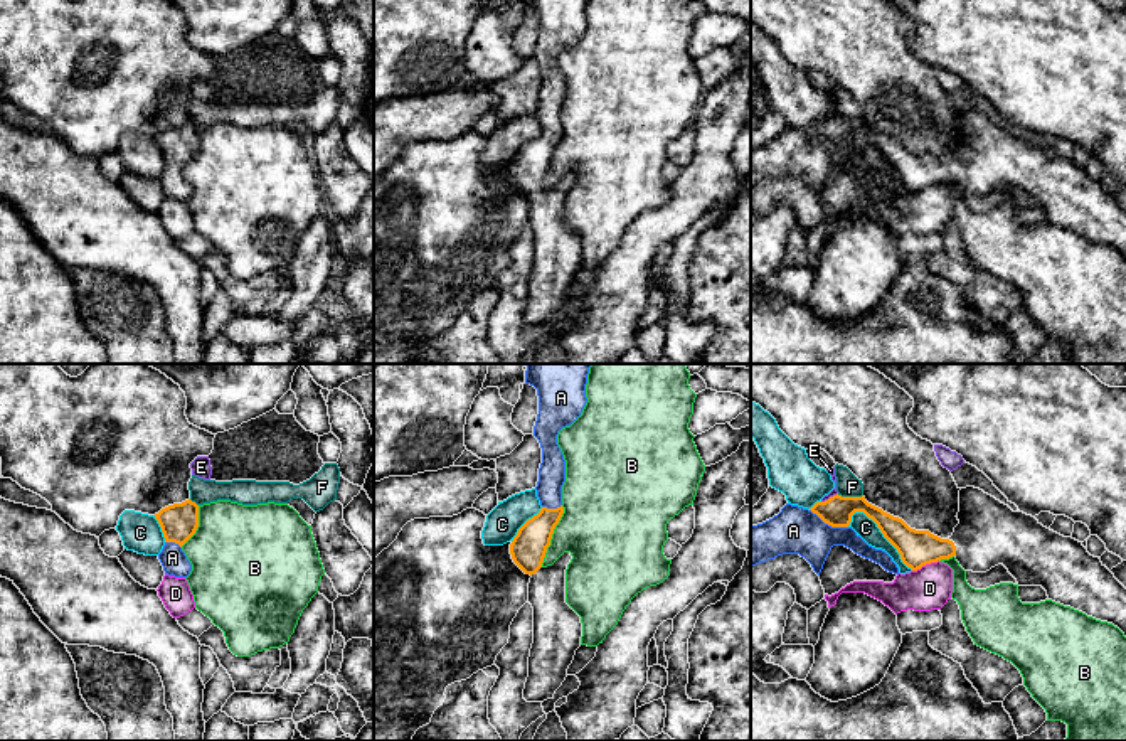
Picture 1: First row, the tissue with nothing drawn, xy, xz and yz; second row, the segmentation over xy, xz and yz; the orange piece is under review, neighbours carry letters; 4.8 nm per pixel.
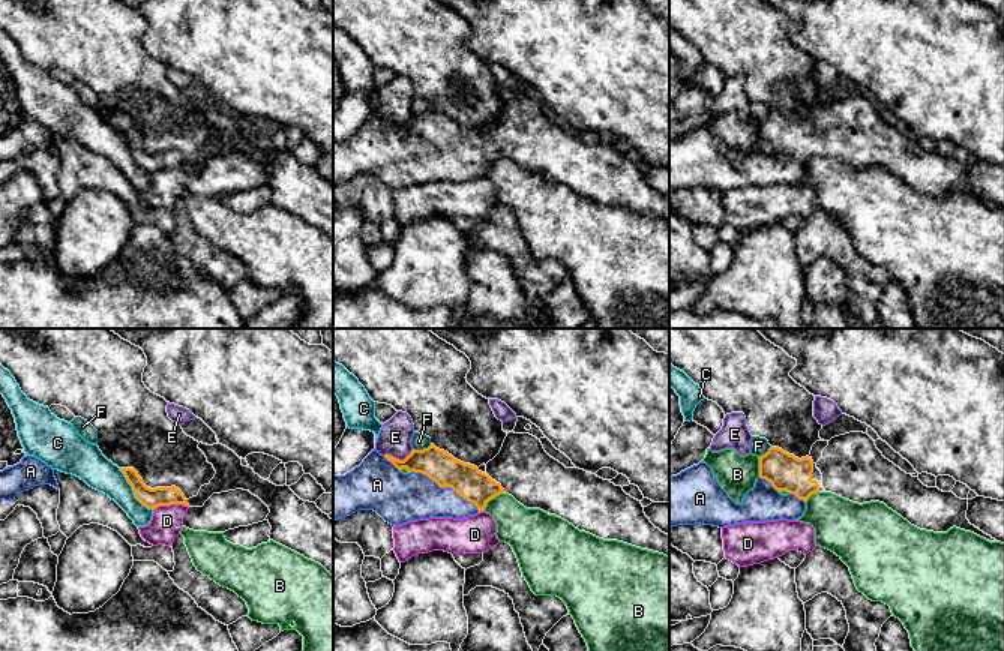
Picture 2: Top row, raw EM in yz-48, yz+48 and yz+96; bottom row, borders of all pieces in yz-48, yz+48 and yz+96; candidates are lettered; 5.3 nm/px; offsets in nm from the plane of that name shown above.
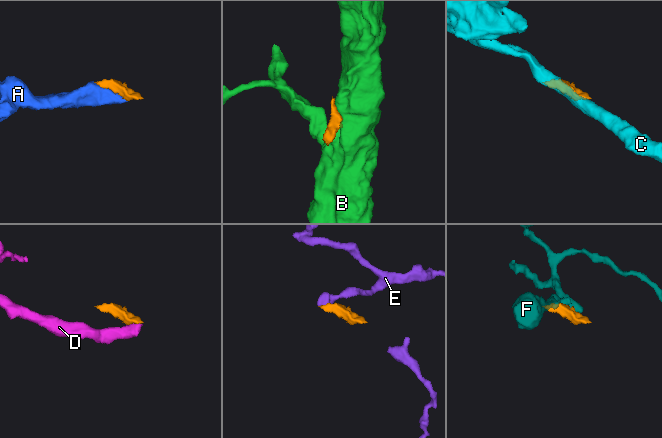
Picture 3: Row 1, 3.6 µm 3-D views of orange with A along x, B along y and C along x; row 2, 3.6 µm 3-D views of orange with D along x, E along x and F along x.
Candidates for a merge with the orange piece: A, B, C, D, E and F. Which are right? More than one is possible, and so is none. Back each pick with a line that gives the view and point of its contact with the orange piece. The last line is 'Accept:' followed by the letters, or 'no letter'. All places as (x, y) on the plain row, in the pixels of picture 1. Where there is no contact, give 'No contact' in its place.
A: Touches orange at yz (828, 147)
Accept: A

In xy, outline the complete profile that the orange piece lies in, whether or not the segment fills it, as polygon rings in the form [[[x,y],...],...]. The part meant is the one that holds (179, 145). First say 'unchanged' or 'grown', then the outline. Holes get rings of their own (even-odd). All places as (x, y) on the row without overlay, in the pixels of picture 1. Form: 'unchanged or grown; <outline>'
grown; [[[190,121],[182,126],[173,126],[155,136],[158,143],[165,168],[158,177],[165,197],[175,200],[187,200],[192,187],[187,182],[182,168],[195,157],[199,150],[199,128]]]

